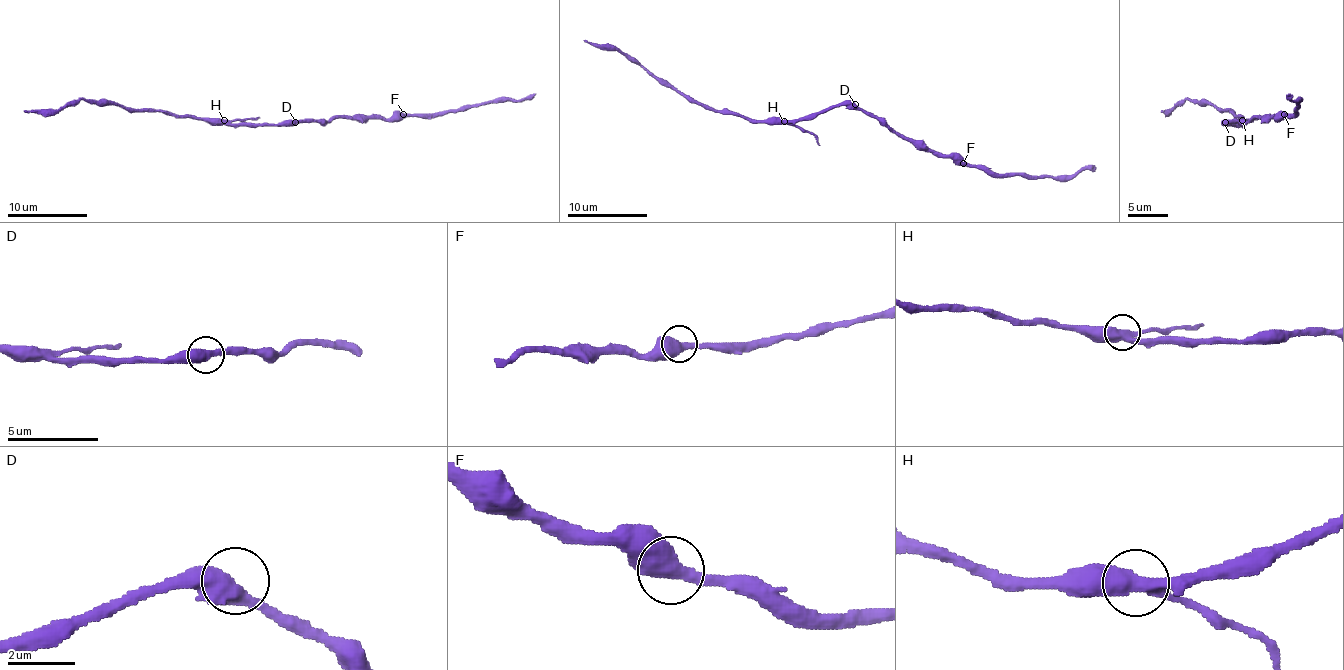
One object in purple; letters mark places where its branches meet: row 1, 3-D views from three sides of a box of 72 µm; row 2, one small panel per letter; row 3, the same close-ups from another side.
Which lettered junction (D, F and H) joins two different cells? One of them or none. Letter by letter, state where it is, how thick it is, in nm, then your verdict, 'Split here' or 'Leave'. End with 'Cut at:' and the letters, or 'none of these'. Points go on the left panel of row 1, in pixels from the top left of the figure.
D: Place: (295, 122). Thickness 400 nm. Leave
F: Place: (403, 114). Thickness 500 nm. Leave
H: Place: (224, 120). Thickness 400 nm. Split here
Cut at: H

